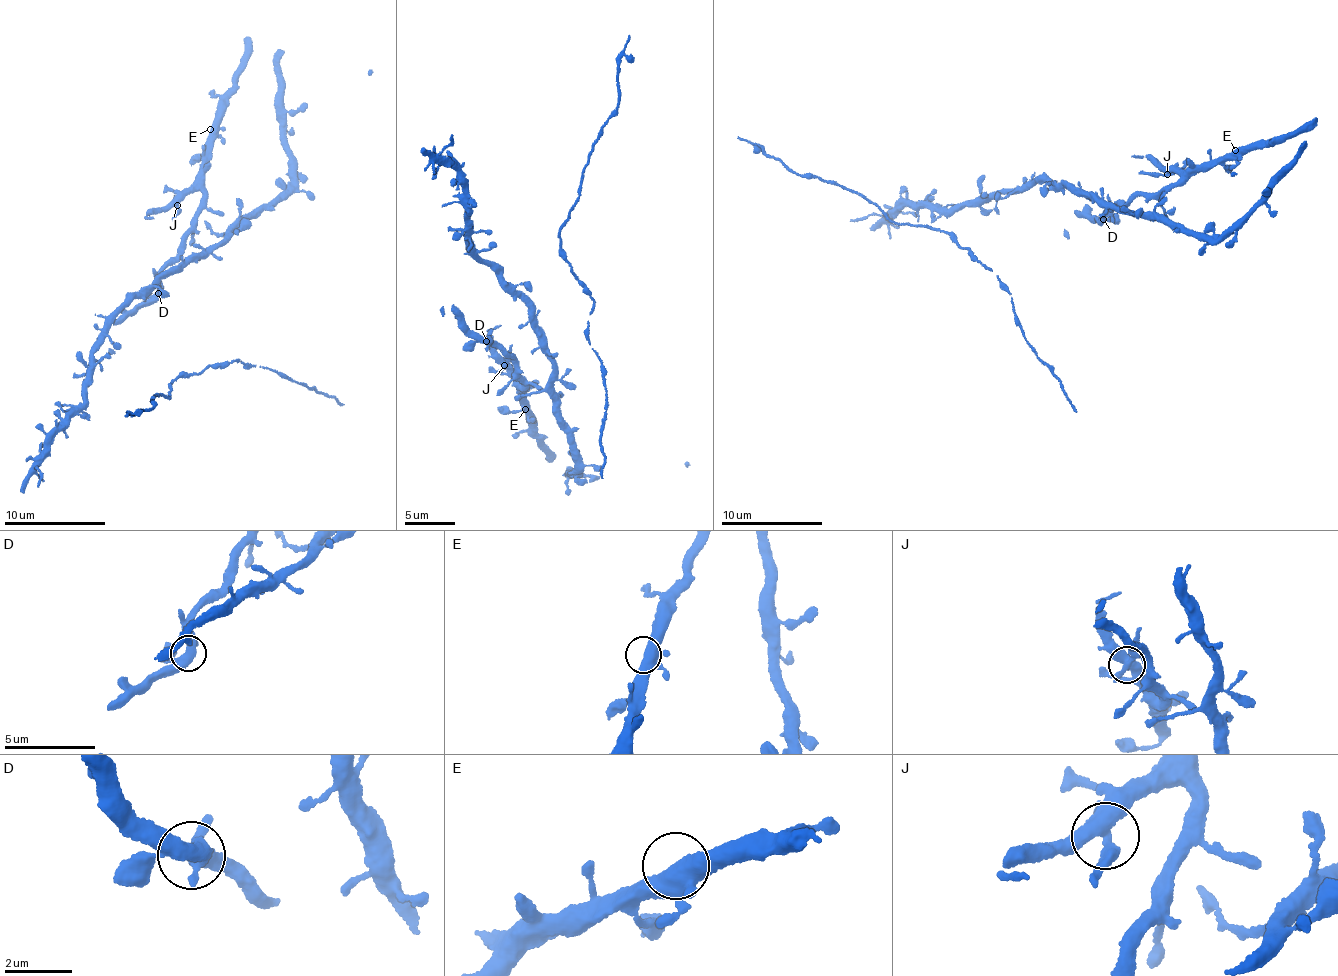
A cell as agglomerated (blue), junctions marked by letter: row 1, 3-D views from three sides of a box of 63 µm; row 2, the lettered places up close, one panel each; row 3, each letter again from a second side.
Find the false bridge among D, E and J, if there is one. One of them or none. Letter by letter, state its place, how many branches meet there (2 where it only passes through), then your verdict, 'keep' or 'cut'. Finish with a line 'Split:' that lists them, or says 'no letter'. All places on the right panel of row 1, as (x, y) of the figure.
D: (1103, 219) | 4 | keep
E: (1235, 150) | 4 | keep
J: (1167, 174) | 4 | cut
Split: J

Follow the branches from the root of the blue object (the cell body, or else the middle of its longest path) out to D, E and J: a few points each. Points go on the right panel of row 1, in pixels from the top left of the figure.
D: (1053, 185), (1071, 187), (1119, 210), (1156, 218), (1171, 213), (1154, 198), (1138, 194), (1103, 219)
E: (1053, 185), (1119, 210), (1162, 217), (1171, 213), (1159, 203), (1159, 194), (1235, 150)
J: (1053, 185), (1156, 218), (1171, 213), (1159, 203), (1159, 194), (1181, 173), (1167, 174)

